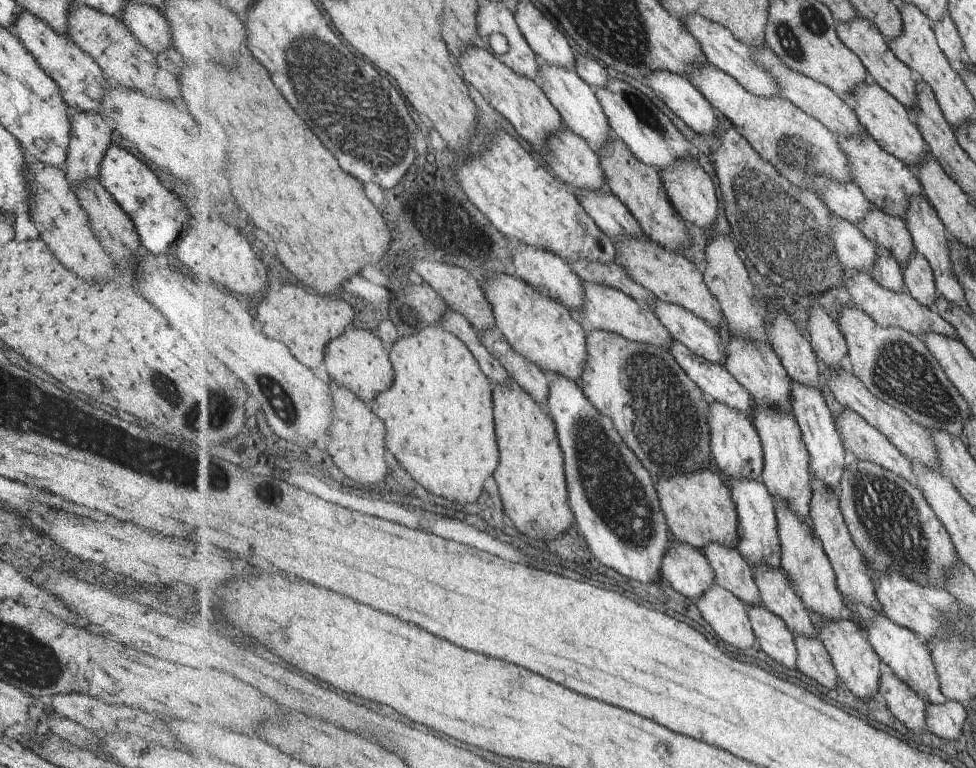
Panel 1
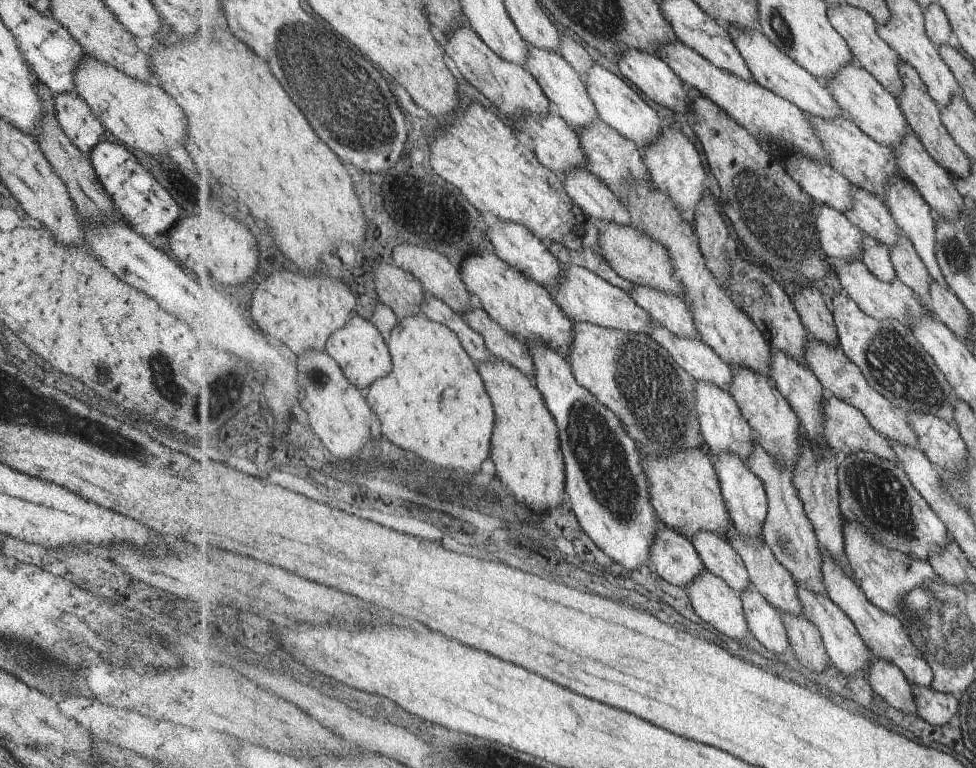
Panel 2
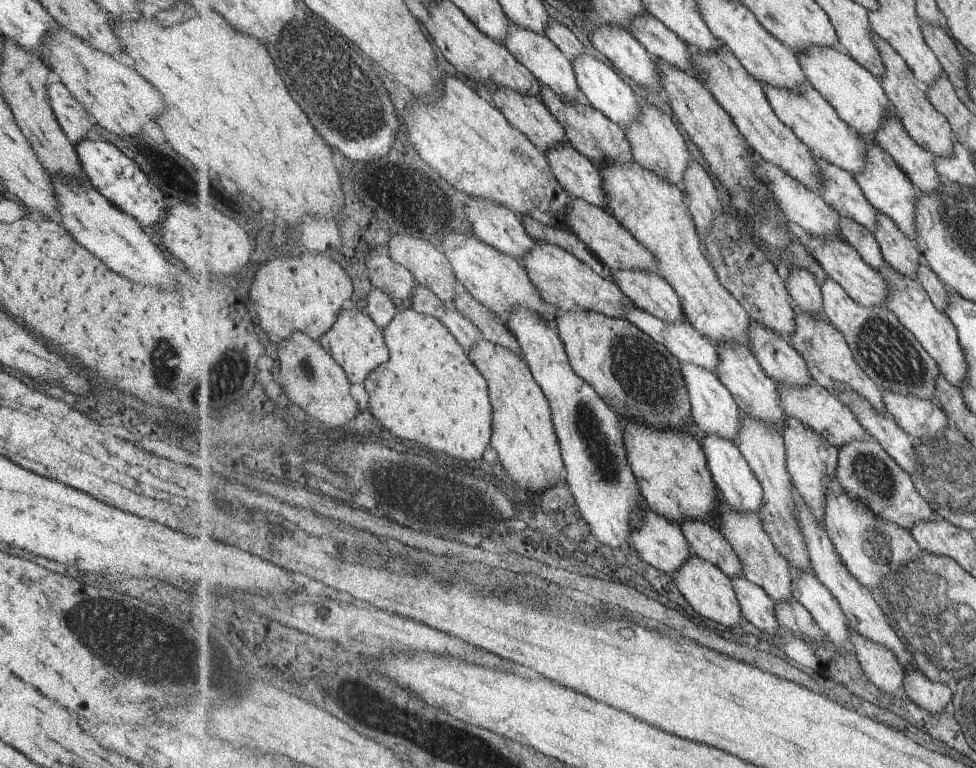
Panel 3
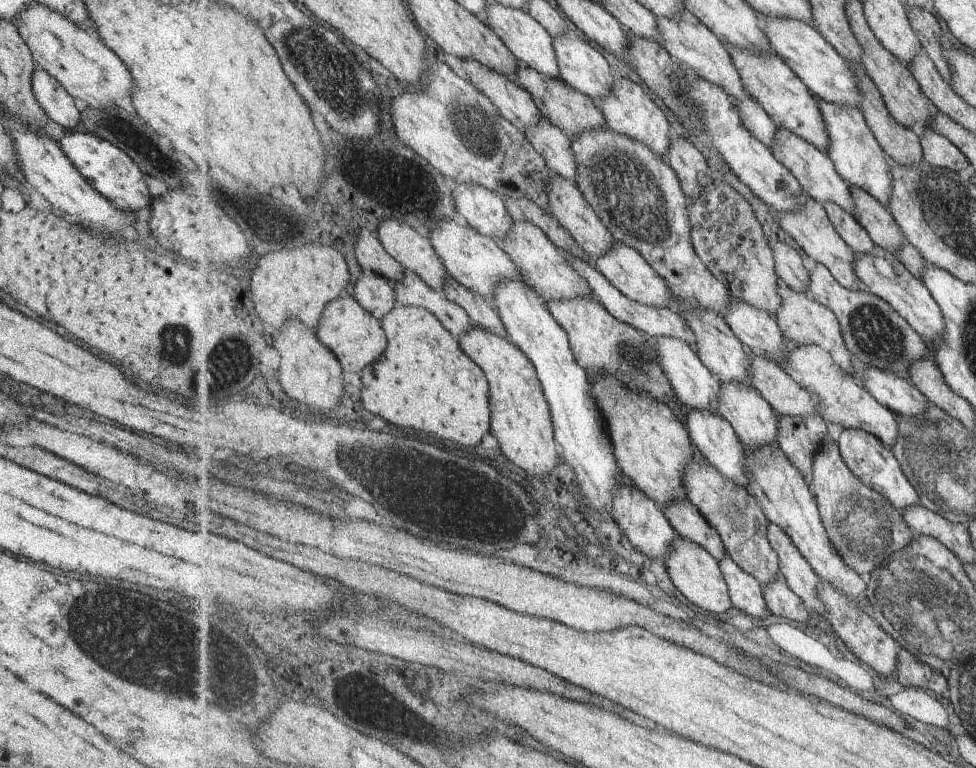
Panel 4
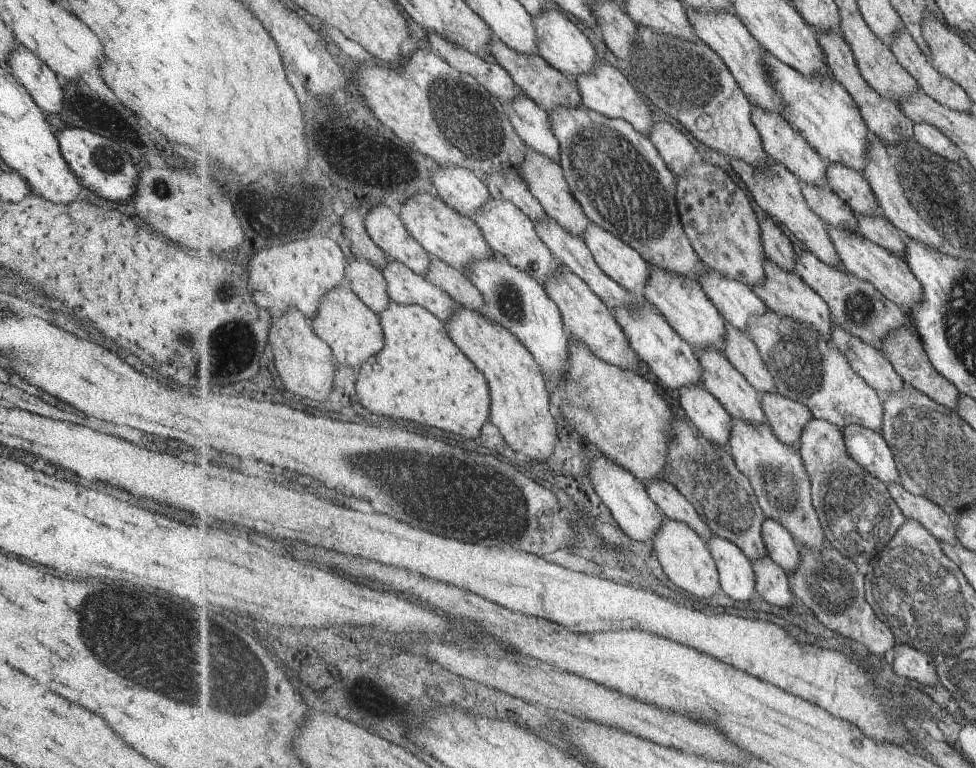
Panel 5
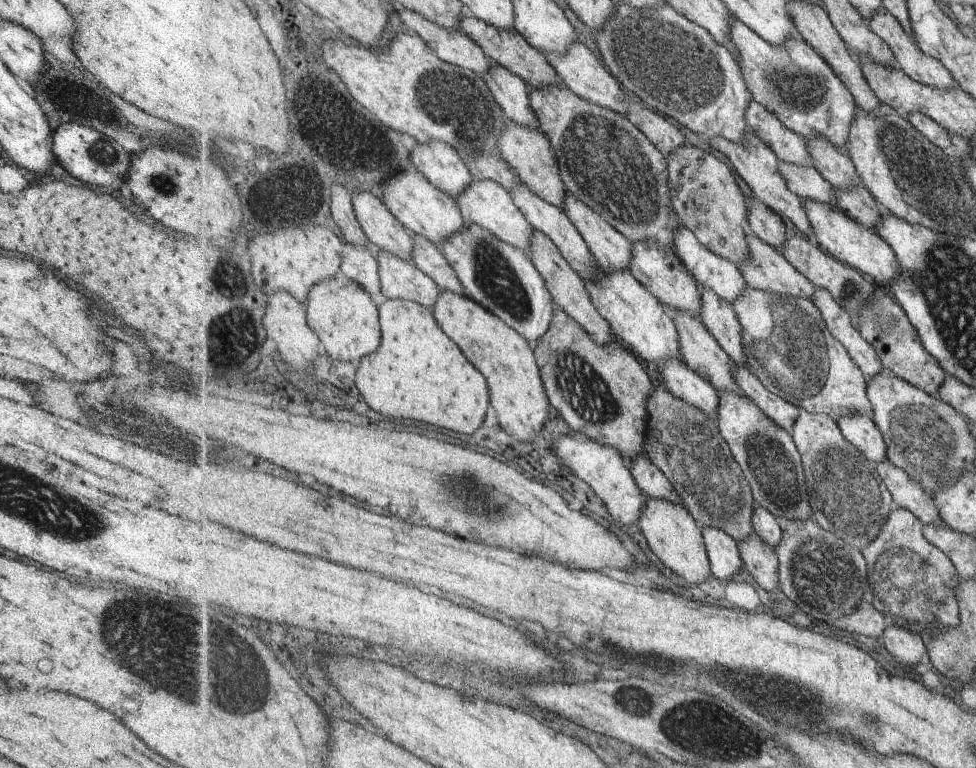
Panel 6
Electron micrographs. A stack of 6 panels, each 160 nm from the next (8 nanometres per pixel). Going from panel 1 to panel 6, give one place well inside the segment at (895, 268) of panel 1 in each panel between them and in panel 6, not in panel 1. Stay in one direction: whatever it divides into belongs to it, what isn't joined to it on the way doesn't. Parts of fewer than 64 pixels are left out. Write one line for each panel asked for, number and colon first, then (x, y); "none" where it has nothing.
2: (876, 255)
3: (859, 236)
4: (857, 236)
5: (827, 204)
6: (806, 181)

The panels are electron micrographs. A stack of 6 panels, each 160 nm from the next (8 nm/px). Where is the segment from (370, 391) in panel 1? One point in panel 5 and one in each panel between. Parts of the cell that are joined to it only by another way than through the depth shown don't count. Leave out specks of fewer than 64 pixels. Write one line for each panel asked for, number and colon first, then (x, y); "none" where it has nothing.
2: (363, 352)
3: (355, 341)
4: (358, 339)
5: (354, 332)

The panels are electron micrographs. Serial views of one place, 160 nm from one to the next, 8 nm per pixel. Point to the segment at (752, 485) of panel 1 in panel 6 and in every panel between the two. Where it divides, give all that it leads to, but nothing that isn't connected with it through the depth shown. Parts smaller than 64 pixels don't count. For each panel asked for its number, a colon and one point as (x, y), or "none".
2: (745, 493)
3: (733, 476)
4: (713, 435)
5: (705, 410)
6: (680, 378)

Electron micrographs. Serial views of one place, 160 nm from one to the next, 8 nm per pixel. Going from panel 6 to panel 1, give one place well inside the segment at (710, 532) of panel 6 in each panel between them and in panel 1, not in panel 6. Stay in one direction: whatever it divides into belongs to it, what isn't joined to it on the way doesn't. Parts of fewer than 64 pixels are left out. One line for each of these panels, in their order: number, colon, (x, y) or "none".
1: (777, 640)
2: (765, 620)
3: (757, 606)
4: (746, 590)
5: (737, 576)

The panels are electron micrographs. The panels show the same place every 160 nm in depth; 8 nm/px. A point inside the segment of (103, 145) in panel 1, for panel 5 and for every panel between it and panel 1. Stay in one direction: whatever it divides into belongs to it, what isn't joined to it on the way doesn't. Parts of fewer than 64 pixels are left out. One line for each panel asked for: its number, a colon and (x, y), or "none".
2: (80, 125)
3: (74, 121)
4: (57, 105)
5: (44, 87)

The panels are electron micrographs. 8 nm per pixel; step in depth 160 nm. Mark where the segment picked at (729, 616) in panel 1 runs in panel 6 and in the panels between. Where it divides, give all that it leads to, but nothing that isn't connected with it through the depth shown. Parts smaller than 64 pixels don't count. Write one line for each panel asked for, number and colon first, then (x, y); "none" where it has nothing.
2: (714, 600)
3: (703, 584)
4: (697, 574)
5: (689, 562)
6: (673, 533)

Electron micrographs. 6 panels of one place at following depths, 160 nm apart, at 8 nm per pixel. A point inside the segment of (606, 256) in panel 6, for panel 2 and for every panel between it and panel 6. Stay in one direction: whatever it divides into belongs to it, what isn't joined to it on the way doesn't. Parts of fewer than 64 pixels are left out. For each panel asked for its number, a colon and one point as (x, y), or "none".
2: (670, 310)
3: (648, 290)
4: (624, 266)
5: (623, 263)

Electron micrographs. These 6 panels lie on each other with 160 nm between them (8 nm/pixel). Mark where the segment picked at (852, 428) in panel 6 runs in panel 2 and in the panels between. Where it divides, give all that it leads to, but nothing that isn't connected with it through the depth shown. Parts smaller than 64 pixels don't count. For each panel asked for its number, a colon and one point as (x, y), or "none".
2: (875, 491)
3: (867, 471)
4: (869, 458)
5: (868, 447)

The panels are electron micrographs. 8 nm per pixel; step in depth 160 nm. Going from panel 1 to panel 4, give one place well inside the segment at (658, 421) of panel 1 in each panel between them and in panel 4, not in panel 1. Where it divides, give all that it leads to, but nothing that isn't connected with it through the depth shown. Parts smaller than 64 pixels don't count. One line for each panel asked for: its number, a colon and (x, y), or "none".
2: (654, 396)
3: (641, 379)
4: (601, 342)

